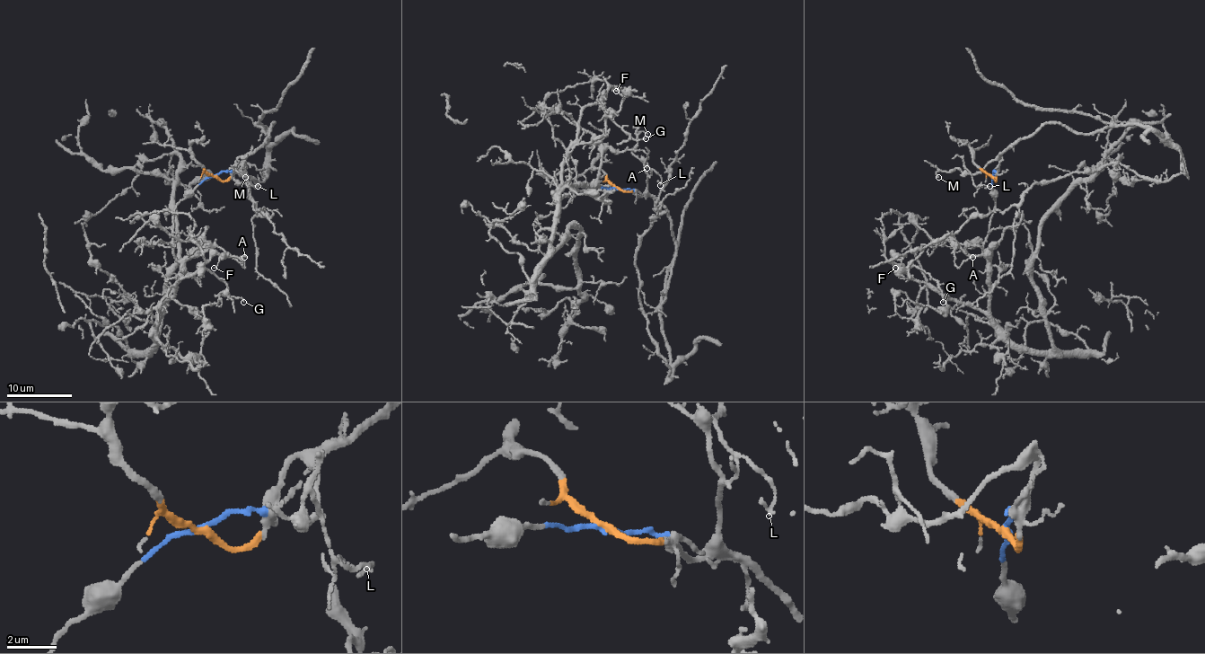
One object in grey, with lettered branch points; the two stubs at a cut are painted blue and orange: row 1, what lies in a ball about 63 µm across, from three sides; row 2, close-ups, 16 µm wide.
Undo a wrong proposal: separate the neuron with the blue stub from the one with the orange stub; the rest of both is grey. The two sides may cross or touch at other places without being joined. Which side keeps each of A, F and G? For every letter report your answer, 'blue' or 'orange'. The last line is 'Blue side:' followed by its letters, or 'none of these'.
A: blue
F: blue
G: blue
Blue side: A, F, G

